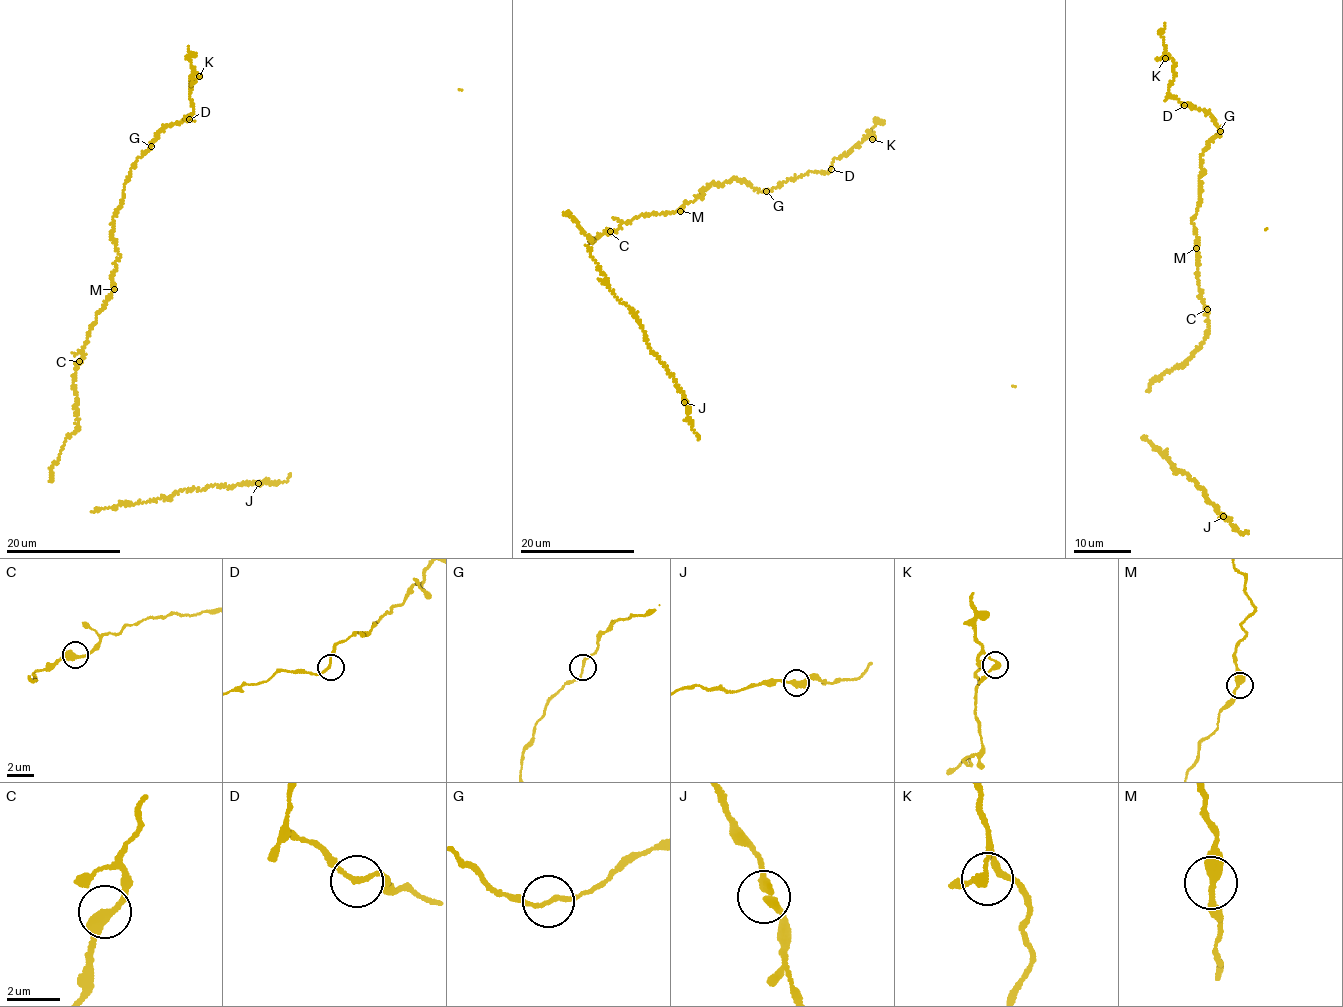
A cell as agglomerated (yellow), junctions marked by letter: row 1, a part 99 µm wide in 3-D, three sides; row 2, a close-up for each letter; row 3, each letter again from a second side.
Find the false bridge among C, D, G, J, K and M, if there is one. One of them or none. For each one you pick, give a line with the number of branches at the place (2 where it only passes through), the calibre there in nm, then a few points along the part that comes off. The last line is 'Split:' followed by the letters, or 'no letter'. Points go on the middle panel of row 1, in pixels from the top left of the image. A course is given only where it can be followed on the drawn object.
Split: no letter

